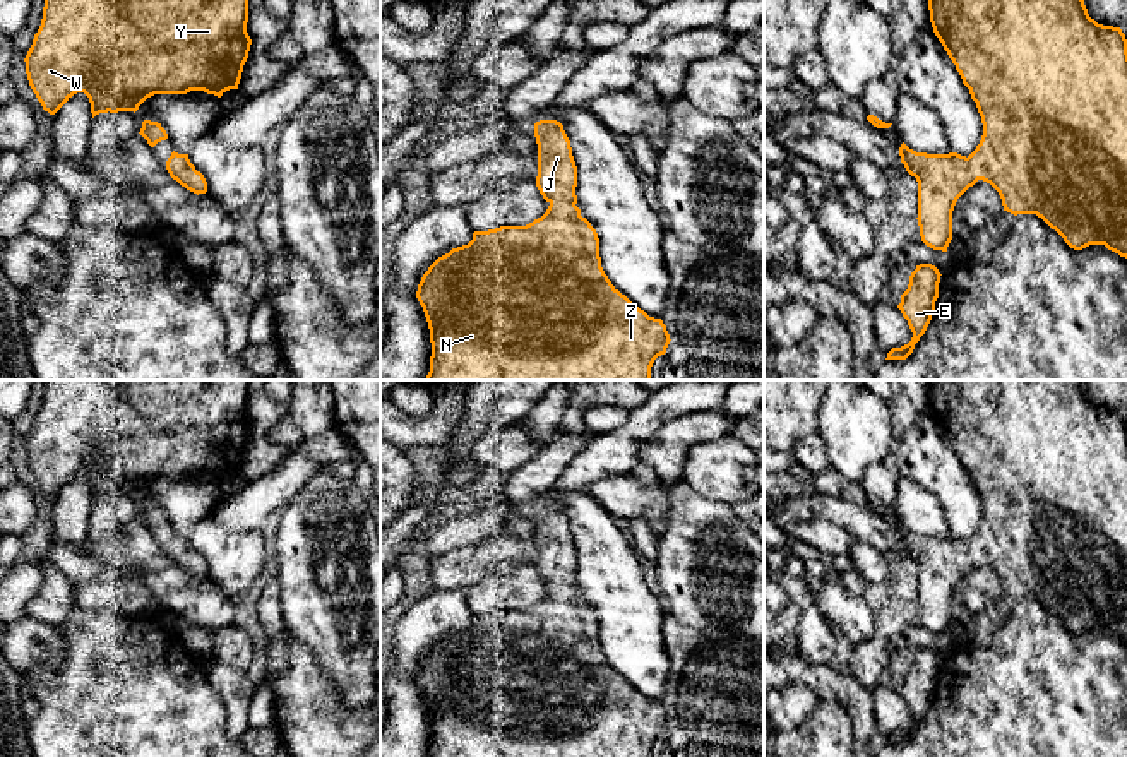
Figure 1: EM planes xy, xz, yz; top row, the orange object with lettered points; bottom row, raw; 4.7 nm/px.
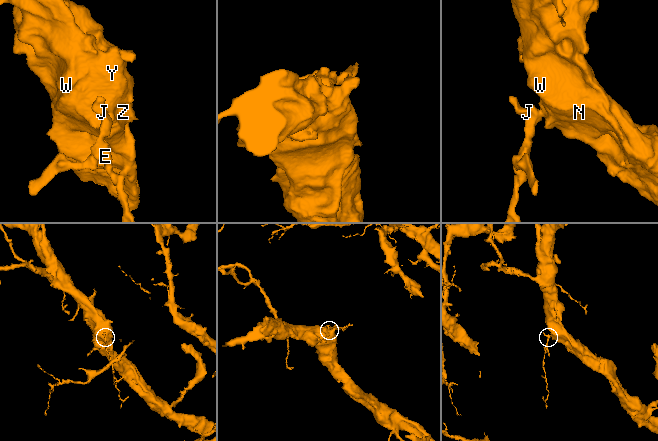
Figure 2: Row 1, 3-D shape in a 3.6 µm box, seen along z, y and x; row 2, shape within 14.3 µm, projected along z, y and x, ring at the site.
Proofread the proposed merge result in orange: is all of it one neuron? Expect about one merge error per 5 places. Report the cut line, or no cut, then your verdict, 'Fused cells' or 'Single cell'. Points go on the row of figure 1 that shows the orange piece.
No split. Single cell

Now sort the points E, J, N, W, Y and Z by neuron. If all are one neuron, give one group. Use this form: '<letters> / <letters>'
E J N W Y Z

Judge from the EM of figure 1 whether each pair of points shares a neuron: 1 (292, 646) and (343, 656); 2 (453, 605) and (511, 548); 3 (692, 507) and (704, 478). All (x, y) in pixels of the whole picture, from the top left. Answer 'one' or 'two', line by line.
1: two
2: two
3: two

